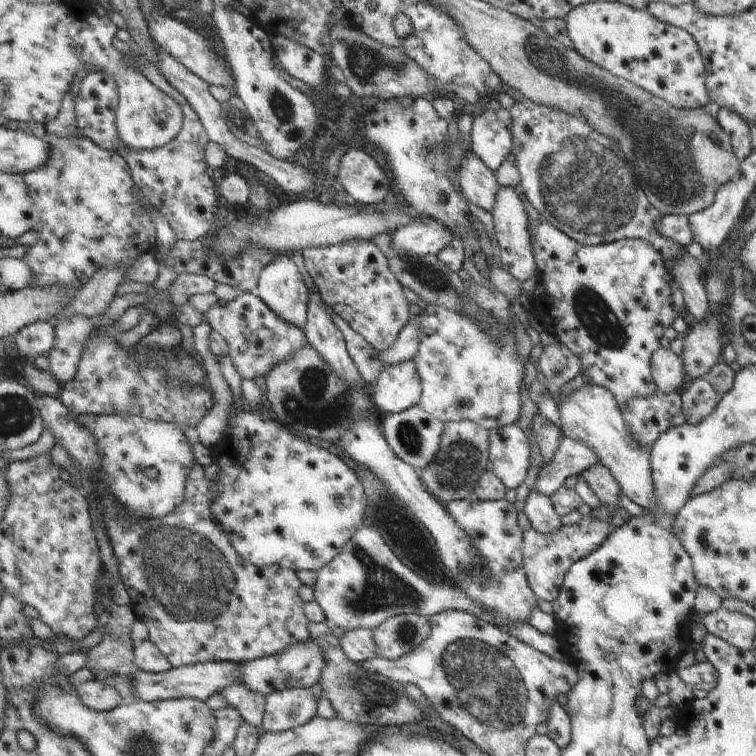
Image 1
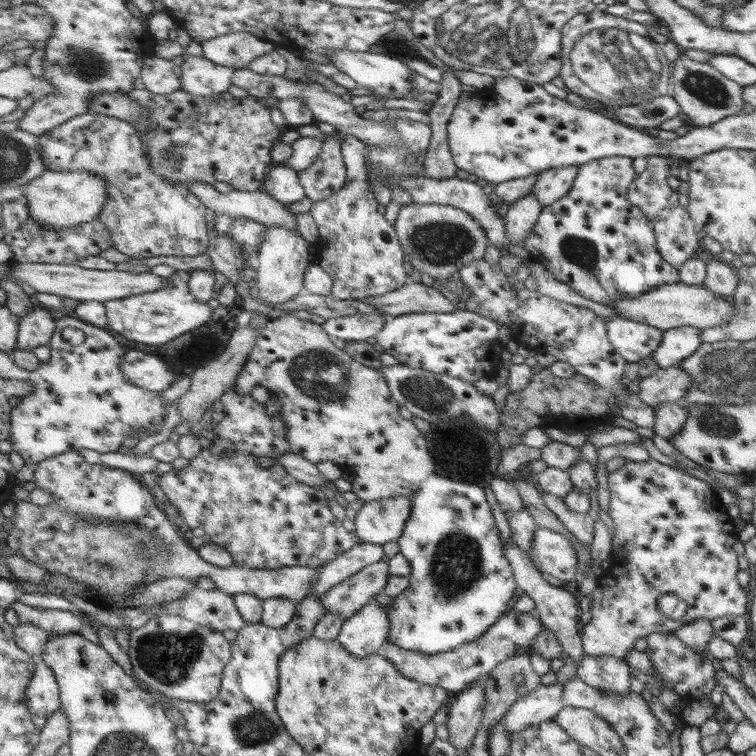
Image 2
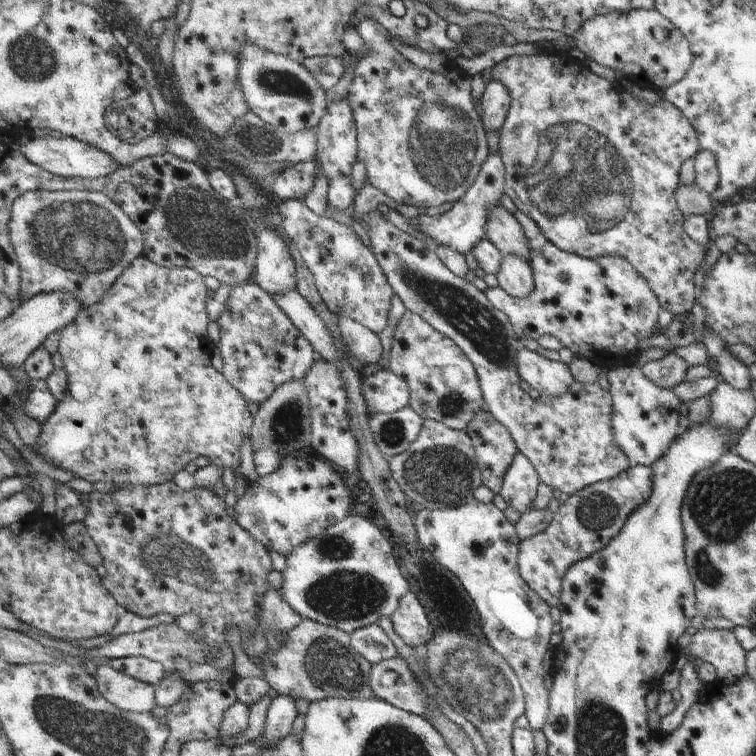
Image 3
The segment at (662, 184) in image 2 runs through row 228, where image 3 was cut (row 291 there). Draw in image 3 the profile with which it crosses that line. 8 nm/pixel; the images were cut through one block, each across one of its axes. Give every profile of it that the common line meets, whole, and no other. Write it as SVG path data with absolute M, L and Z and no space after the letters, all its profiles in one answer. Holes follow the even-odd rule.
M539 52L536 55L513 55L495 64L491 74L493 80L504 84L509 89L512 98L507 120L499 132L499 152L506 170L504 192L508 196L508 200L511 200L519 210L527 213L527 216L536 220L549 240L554 241L564 251L588 259L609 255L627 257L627 260L634 264L638 273L647 279L650 287L658 296L659 304L663 310L670 312L673 316L689 312L689 308L696 301L691 278L693 278L695 270L703 264L703 248L700 244L694 243L686 235L685 230L681 230L682 211L678 206L675 206L674 190L679 185L679 165L687 158L695 156L696 152L701 149L690 121L682 115L682 112L679 112L678 108L675 108L675 105L669 104L667 101L658 105L648 105L647 98L639 99L627 89L619 90L609 80L593 74L587 66L587 60L576 52L559 54Z

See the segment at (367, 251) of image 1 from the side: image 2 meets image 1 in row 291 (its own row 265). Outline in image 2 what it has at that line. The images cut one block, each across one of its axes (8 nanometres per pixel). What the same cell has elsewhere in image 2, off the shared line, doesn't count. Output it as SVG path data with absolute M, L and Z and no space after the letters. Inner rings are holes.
M346 136L342 144L348 182L322 202L312 205L310 214L319 226L316 262L333 278L332 295L339 300L364 300L397 290L410 279L405 274L405 250L397 230L379 212L379 204L369 184L365 155L367 145L355 136Z

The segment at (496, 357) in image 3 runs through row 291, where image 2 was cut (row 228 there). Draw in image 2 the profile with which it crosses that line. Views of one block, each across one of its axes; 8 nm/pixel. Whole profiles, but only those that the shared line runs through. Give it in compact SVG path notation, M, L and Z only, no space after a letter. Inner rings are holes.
M412 203L401 207L394 228L414 269L437 280L449 278L473 261L483 259L485 240L490 239L489 233L467 212L441 204Z

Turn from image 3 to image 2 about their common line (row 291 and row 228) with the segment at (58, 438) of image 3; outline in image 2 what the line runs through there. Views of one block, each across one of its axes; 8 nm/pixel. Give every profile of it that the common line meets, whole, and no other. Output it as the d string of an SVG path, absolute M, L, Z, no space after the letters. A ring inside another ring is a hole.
M92 112L74 116L73 119L64 122L61 126L53 128L51 131L43 134L40 138L40 149L47 169L57 169L57 171L79 171L81 169L87 169L87 172L98 180L107 180L107 196L109 198L99 219L101 219L101 221L107 225L109 231L111 231L113 247L123 254L132 256L132 258L151 258L151 256L199 256L207 252L207 248L209 248L209 226L207 226L207 220L205 220L205 218L207 218L206 205L203 204L199 196L195 195L195 192L189 190L189 188L186 188L184 185L170 184L165 178L161 178L159 174L155 174L155 172L151 170L151 162L149 162L149 158L147 158L145 144L140 138L135 126L130 124L130 122L120 119L119 117L101 116L99 114L93 114Z

